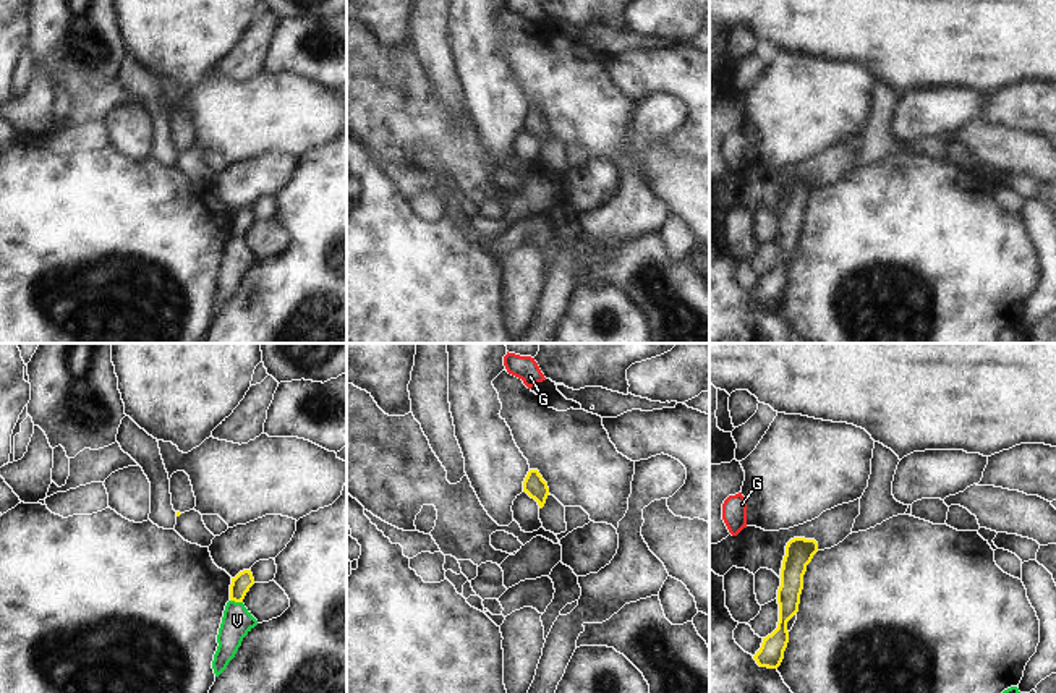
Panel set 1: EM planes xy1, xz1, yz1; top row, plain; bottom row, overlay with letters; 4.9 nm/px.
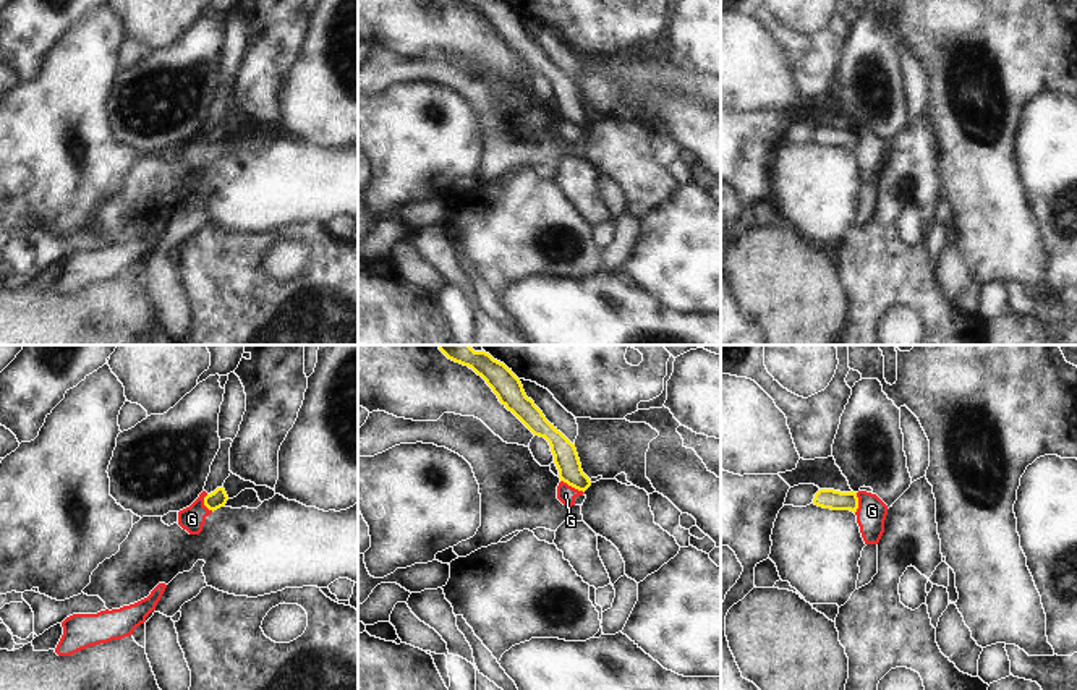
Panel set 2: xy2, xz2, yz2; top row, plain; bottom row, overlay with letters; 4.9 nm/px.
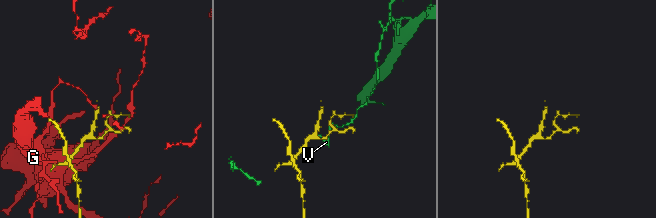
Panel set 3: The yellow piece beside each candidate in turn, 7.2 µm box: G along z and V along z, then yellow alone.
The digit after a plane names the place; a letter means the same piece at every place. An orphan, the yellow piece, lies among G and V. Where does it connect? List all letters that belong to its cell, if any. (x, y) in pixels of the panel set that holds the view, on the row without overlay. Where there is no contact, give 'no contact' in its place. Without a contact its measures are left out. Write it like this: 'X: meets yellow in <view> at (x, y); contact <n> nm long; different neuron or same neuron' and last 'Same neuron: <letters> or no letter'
G: meets yellow in xz2 at (572, 123); contact 140 nm long; different neuron
V: meets yellow in xy1 at (237, 238); contact 70 nm long; different neuron
Same neuron: no letter

